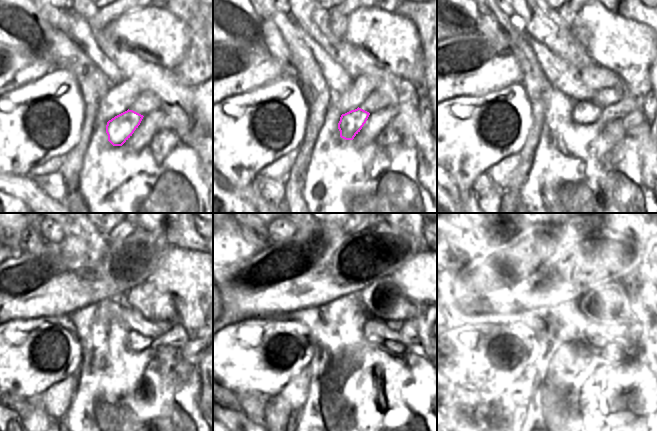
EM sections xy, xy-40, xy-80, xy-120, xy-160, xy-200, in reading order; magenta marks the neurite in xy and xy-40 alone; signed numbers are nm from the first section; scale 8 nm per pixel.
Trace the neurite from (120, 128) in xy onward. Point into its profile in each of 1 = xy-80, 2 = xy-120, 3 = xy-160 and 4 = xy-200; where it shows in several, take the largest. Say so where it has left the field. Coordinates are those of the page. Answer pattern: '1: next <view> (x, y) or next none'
1: next xy-80 (585, 113)
2: next xy-120 (135, 341)
3: next xy-160 (373, 339)
4: next xy-200 (593, 331)

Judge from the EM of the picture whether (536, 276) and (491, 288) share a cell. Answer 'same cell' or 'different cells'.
same cell

